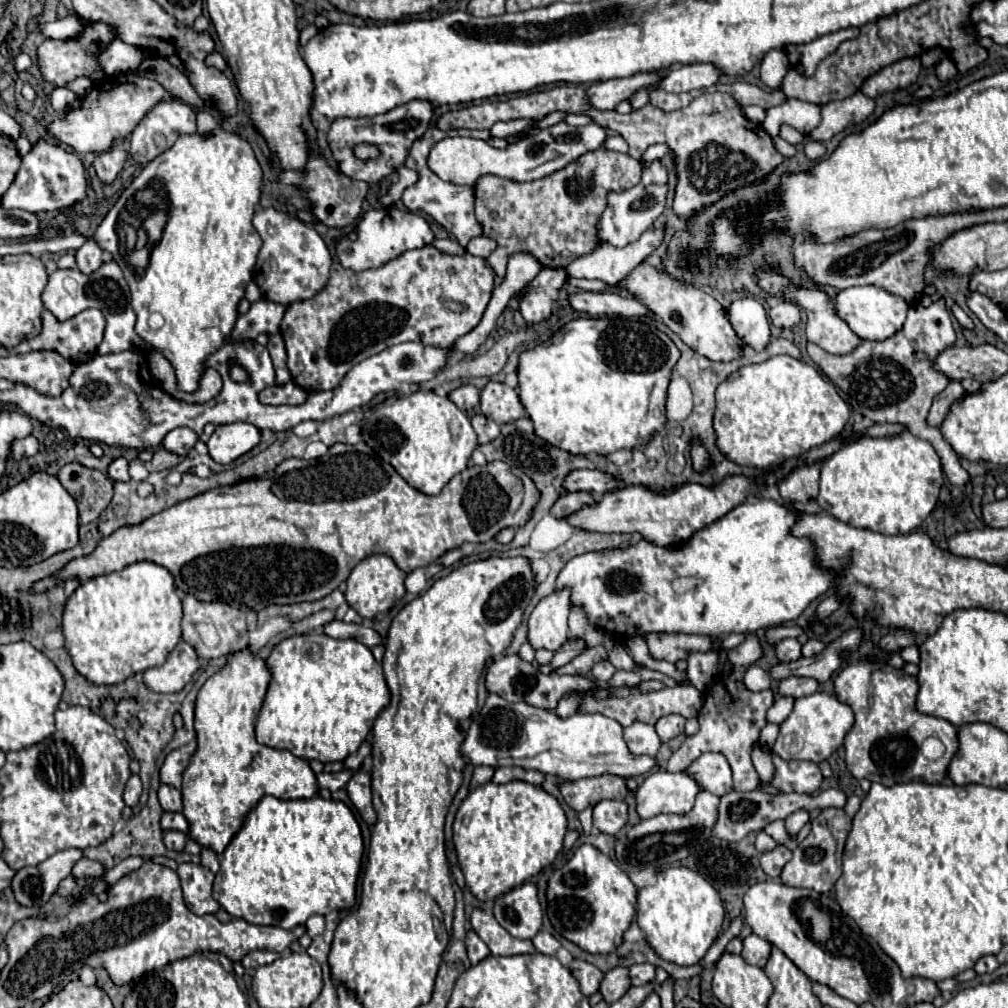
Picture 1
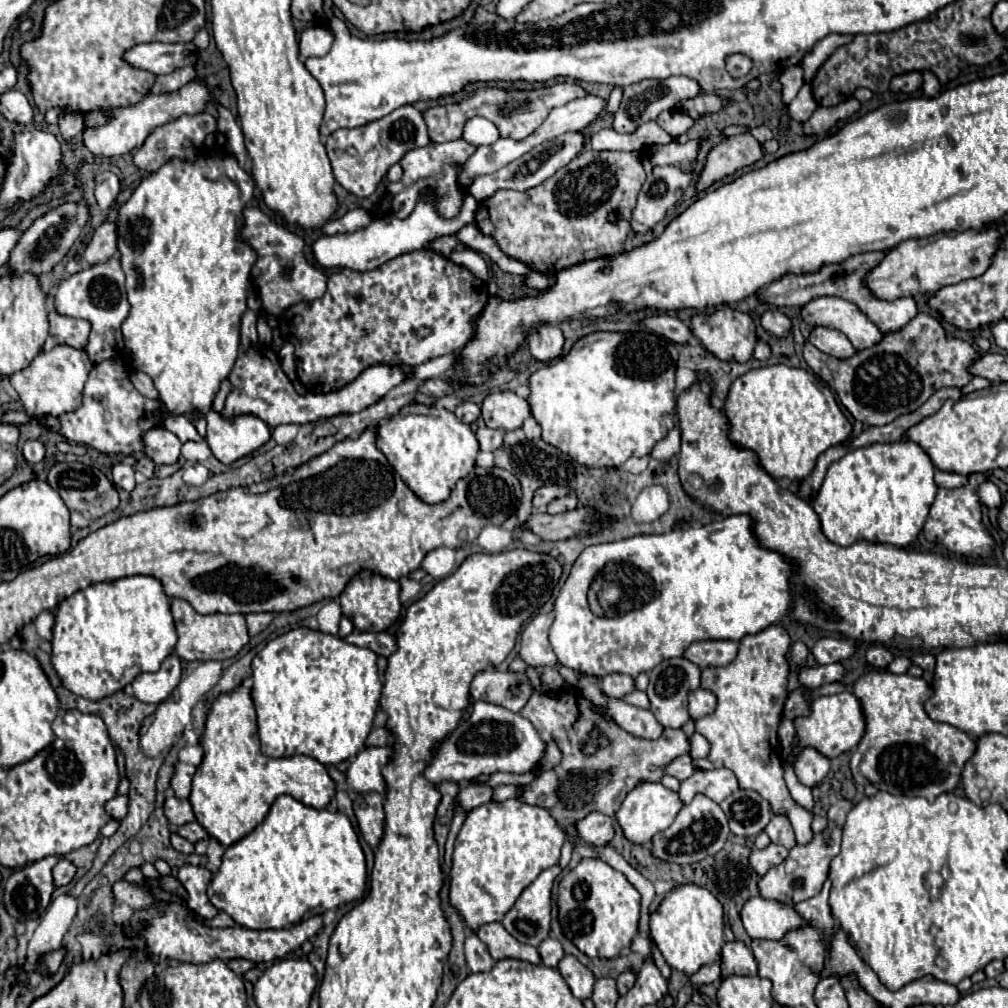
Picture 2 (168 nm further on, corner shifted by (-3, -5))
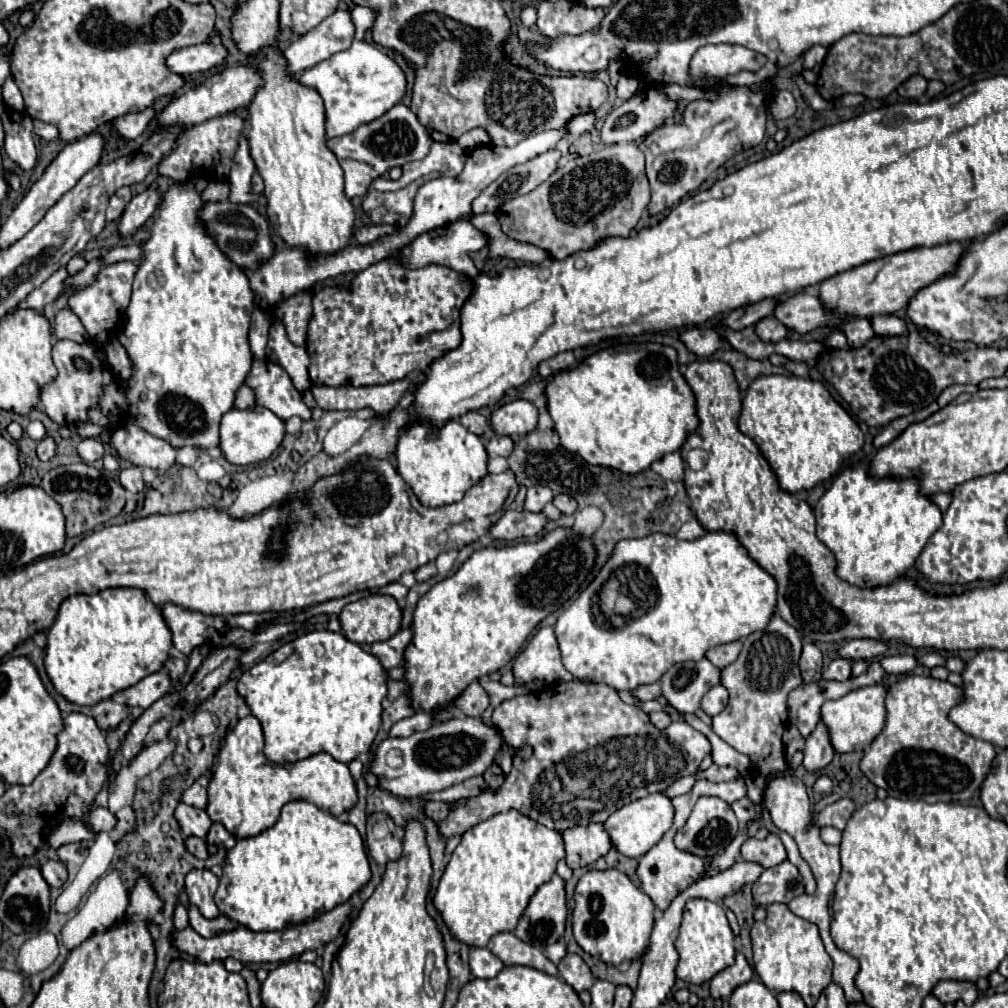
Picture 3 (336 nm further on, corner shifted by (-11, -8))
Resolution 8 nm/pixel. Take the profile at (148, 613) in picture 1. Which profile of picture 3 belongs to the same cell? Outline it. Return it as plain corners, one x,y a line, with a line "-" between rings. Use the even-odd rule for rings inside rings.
130,587
104,589
98,595
72,595
64,599
58,609
54,625
46,631
46,657
44,667
54,685
54,689
70,703
76,705
96,705
102,699
110,699
114,693
138,683
144,675
156,673
172,647
172,633
160,615
160,609
146,599
144,591

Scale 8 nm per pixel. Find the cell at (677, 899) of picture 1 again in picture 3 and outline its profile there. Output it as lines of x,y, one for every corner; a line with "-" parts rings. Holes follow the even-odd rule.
690,899
684,909
680,935
676,939
676,951
680,955
676,977
692,985
710,981
716,973
730,967
734,963
736,949
734,949
734,933
728,925
724,909
708,899

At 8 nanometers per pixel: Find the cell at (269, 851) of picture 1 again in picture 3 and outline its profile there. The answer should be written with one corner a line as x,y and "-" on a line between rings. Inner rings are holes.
290,801
282,807
282,815
274,827
256,837
238,839
228,851
222,865
222,877
214,895
218,909
236,923
252,931
280,931
284,927
314,919
320,913
348,901
370,879
370,865
358,829
338,821
308,801

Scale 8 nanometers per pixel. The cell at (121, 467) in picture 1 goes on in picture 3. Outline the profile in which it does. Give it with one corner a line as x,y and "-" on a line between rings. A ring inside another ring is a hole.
126,467
120,471
120,483
124,485
124,489
138,493
144,489
144,481
142,481
142,469
140,467

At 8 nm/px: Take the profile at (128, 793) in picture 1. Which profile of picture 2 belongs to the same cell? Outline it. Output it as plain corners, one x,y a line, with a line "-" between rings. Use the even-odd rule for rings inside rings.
120,794
120,796
116,796
116,798
112,798
110,802
108,802
108,814
112,816
112,818
118,818
118,820
122,820
126,814
128,814
128,802
130,802
130,798
124,794

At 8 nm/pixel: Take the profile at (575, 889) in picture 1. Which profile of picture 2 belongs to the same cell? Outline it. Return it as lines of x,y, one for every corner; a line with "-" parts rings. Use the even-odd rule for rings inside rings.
584,858
570,870
558,886
558,920
564,936
576,944
580,952
594,958
616,958
624,950
632,936
638,932
640,894
626,880
626,876
614,870
600,858

